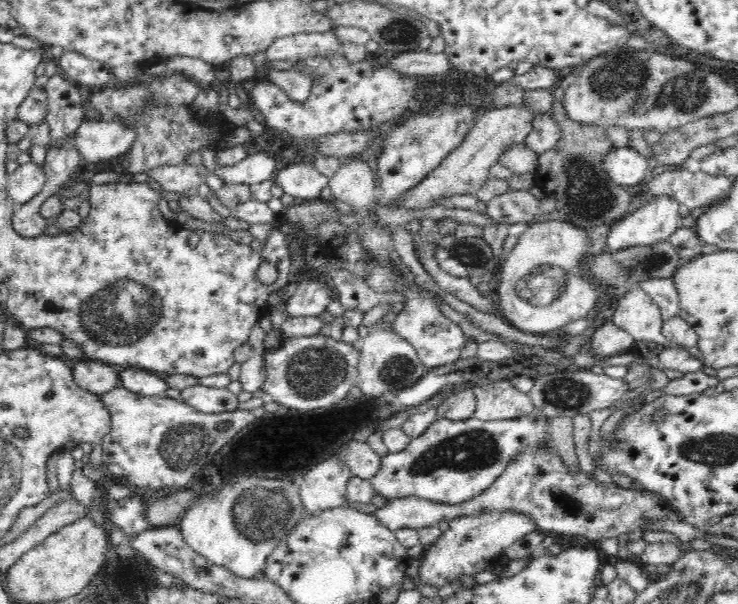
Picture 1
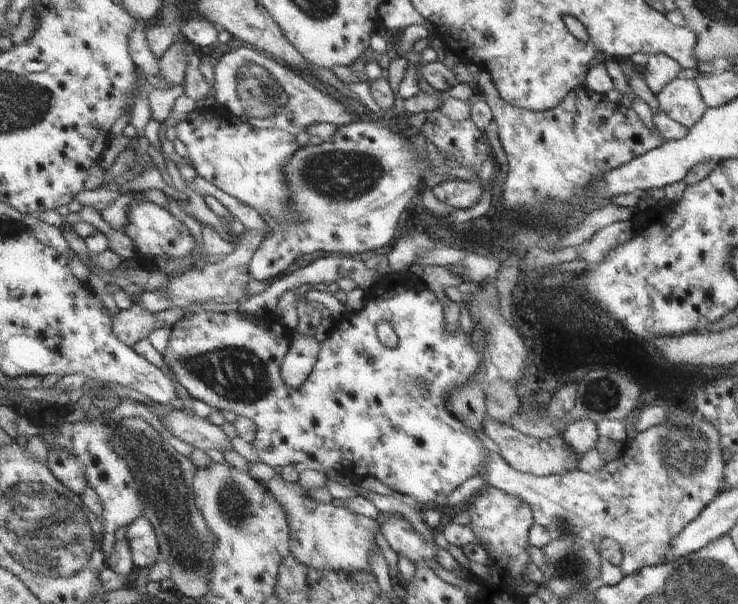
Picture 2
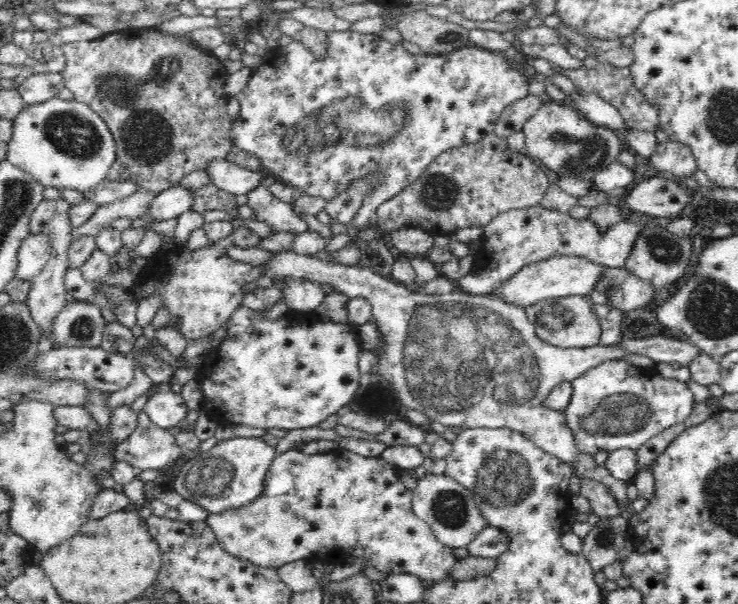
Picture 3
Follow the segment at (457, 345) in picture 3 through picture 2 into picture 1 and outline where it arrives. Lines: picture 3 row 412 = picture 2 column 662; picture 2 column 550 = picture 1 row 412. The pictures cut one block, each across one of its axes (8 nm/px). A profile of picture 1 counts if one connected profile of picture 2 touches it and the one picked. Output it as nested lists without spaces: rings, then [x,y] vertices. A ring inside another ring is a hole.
[[[510,380],[472,385],[472,389],[477,398],[474,416],[480,420],[524,418],[536,411],[530,397],[510,384]]]

